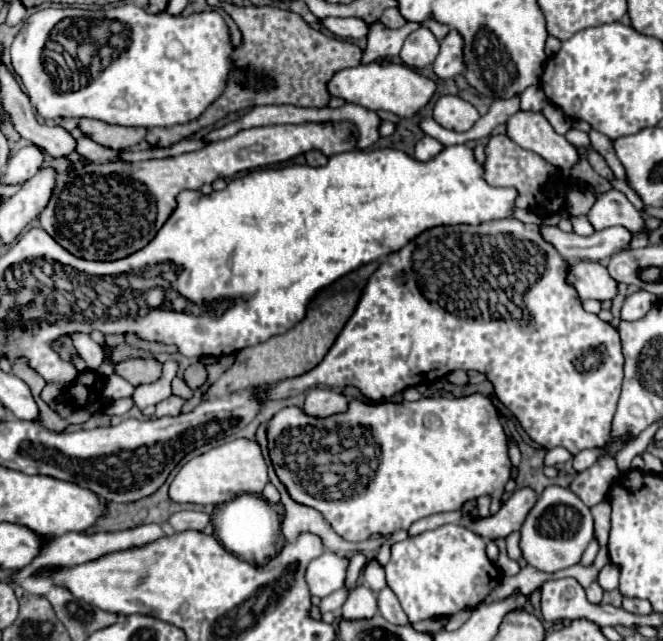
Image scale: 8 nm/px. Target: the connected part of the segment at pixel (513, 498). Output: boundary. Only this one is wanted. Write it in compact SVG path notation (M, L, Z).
M531 488L515 490L507 500L501 502L501 508L489 516L475 516L465 512L461 516L461 526L473 530L485 540L507 538L511 532L517 532L527 516L527 512L535 506L537 494Z

